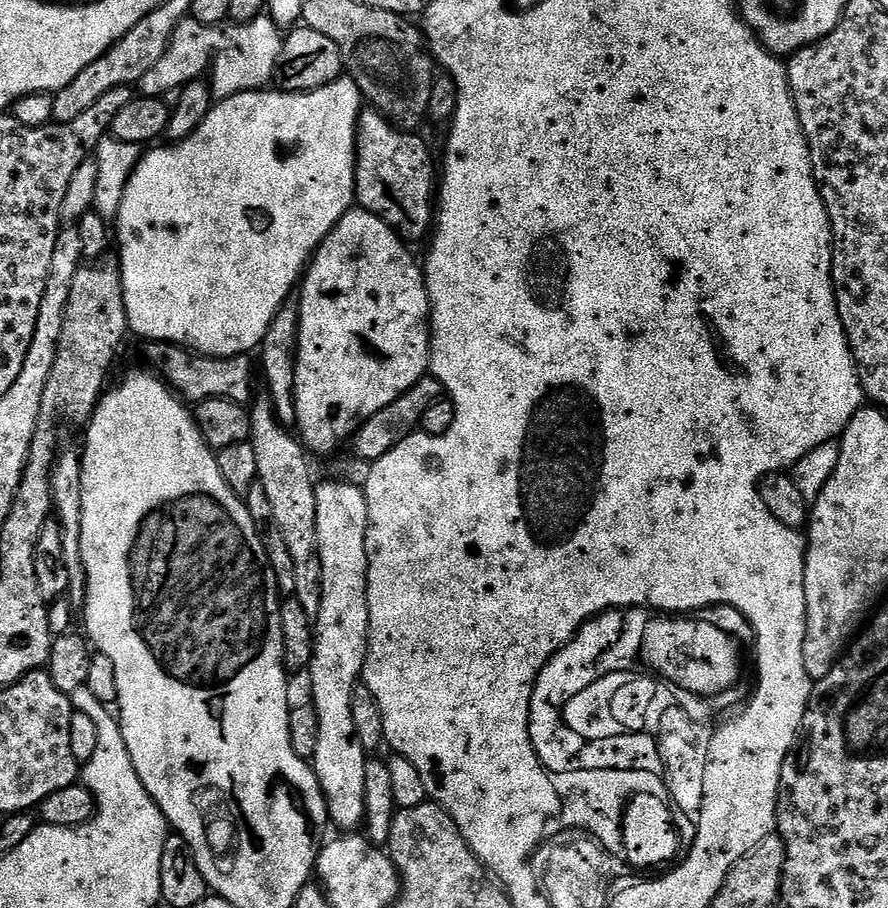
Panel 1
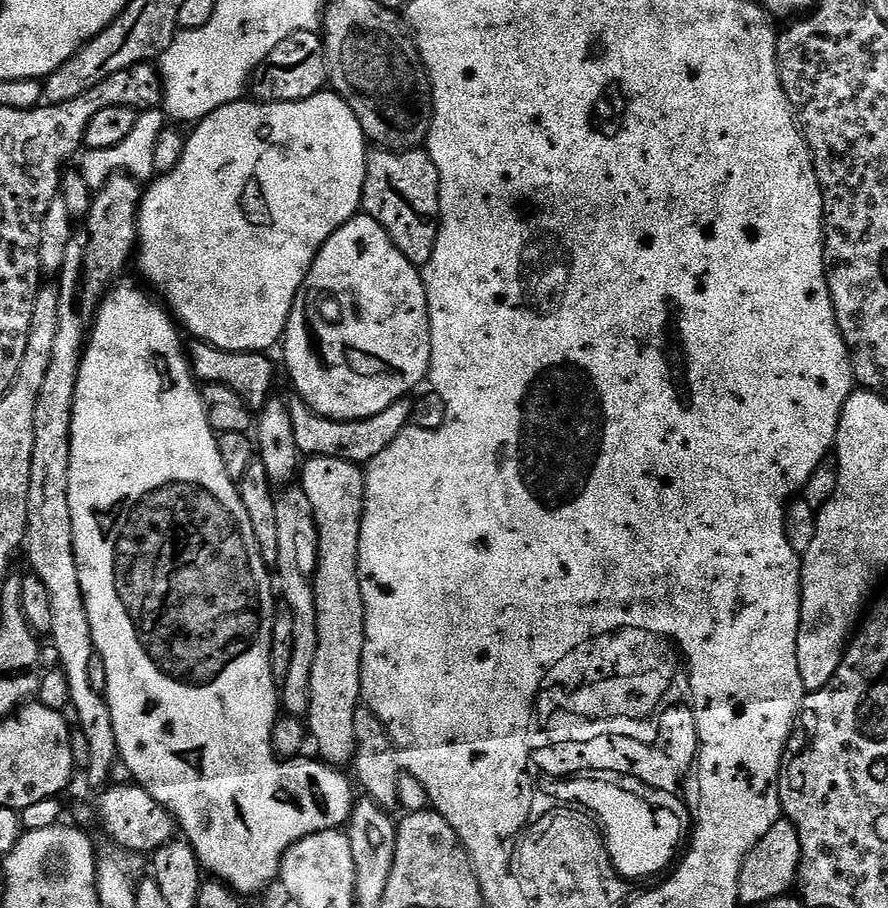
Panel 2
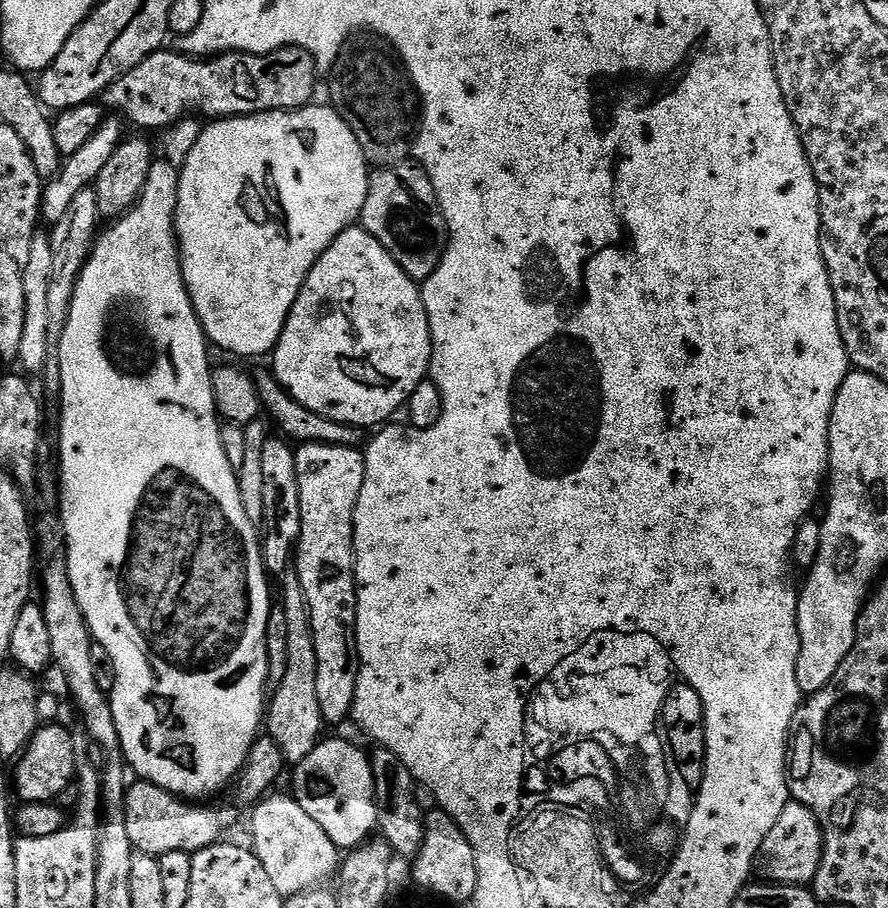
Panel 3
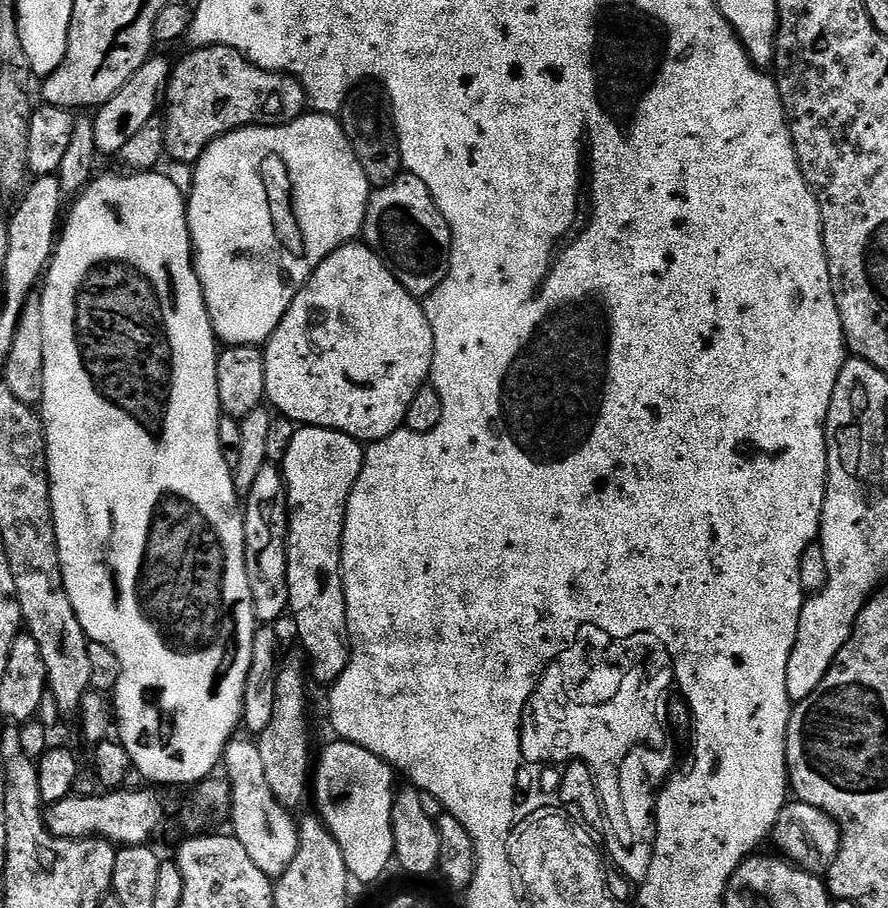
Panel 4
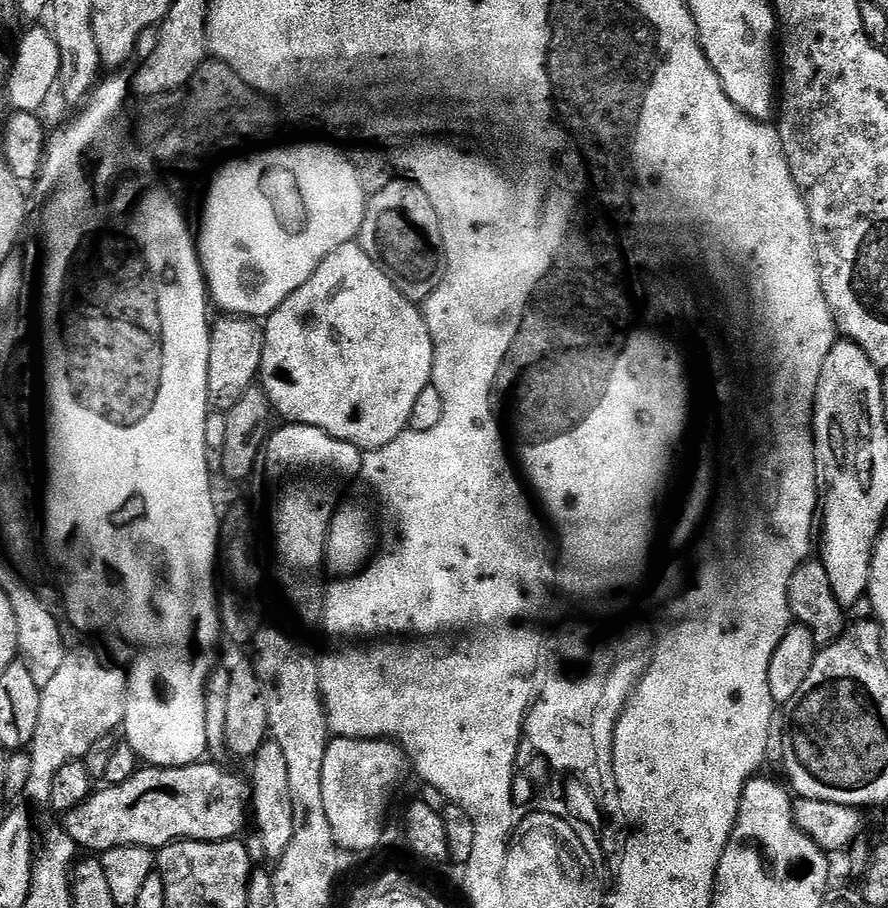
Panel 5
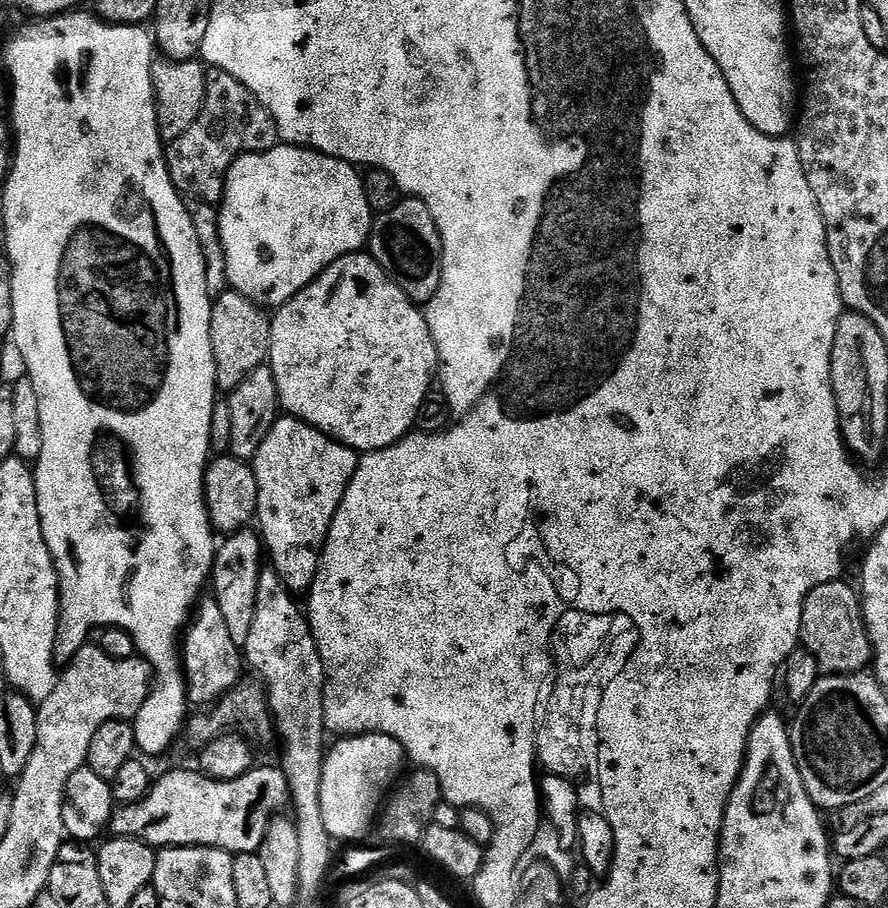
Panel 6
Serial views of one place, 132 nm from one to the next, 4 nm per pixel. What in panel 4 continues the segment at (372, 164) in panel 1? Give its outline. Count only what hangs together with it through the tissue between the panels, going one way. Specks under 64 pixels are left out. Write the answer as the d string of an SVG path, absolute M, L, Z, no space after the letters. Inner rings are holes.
M401 174L369 195L362 240L411 296L427 298L446 278L452 257L452 235L422 178Z

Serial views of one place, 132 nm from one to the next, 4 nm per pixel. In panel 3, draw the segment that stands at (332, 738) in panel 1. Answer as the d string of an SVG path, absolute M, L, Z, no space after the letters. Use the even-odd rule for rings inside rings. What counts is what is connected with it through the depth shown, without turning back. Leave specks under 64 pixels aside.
M301 444L295 449L296 469L298 470L298 490L302 498L302 530L300 541L296 543L294 553L294 574L300 580L304 588L304 597L308 603L308 617L312 619L312 637L316 647L316 677L318 678L318 706L320 713L324 715L329 725L340 724L349 719L356 693L356 670L358 657L354 651L356 633L354 621L356 619L356 551L354 550L354 510L358 506L358 498L362 494L362 482L364 481L364 452L356 446L341 446L338 444Z

